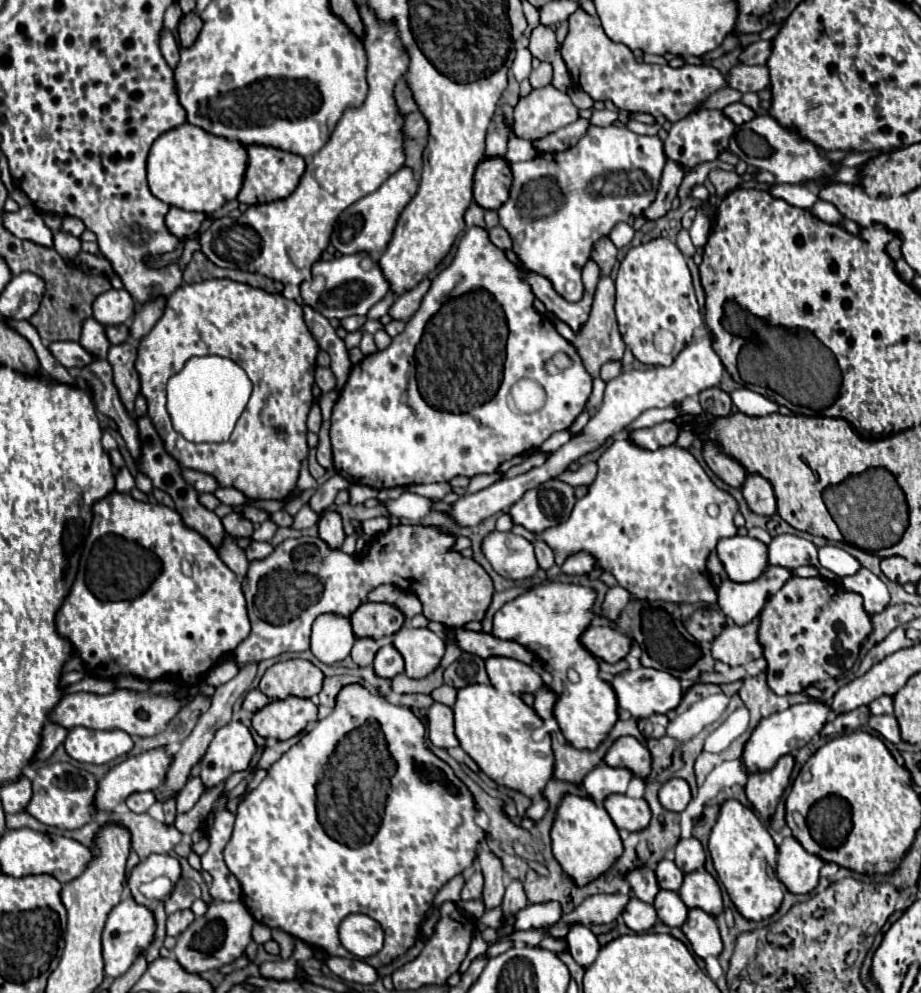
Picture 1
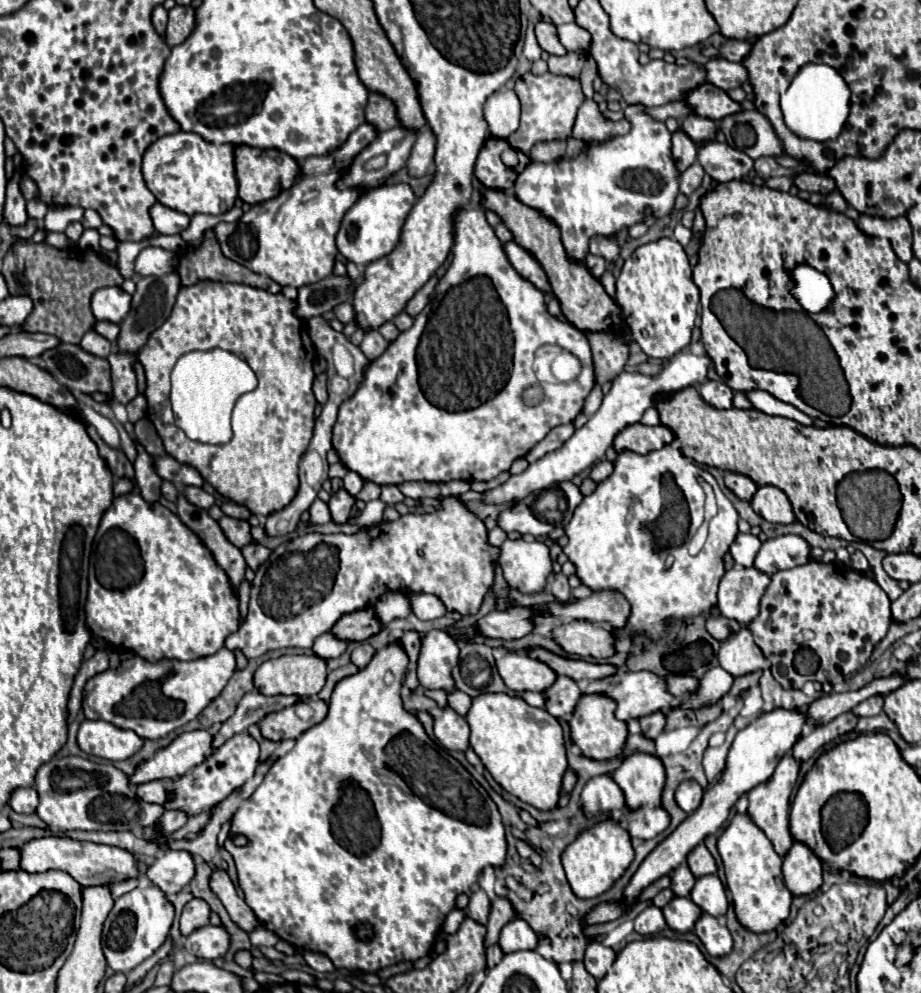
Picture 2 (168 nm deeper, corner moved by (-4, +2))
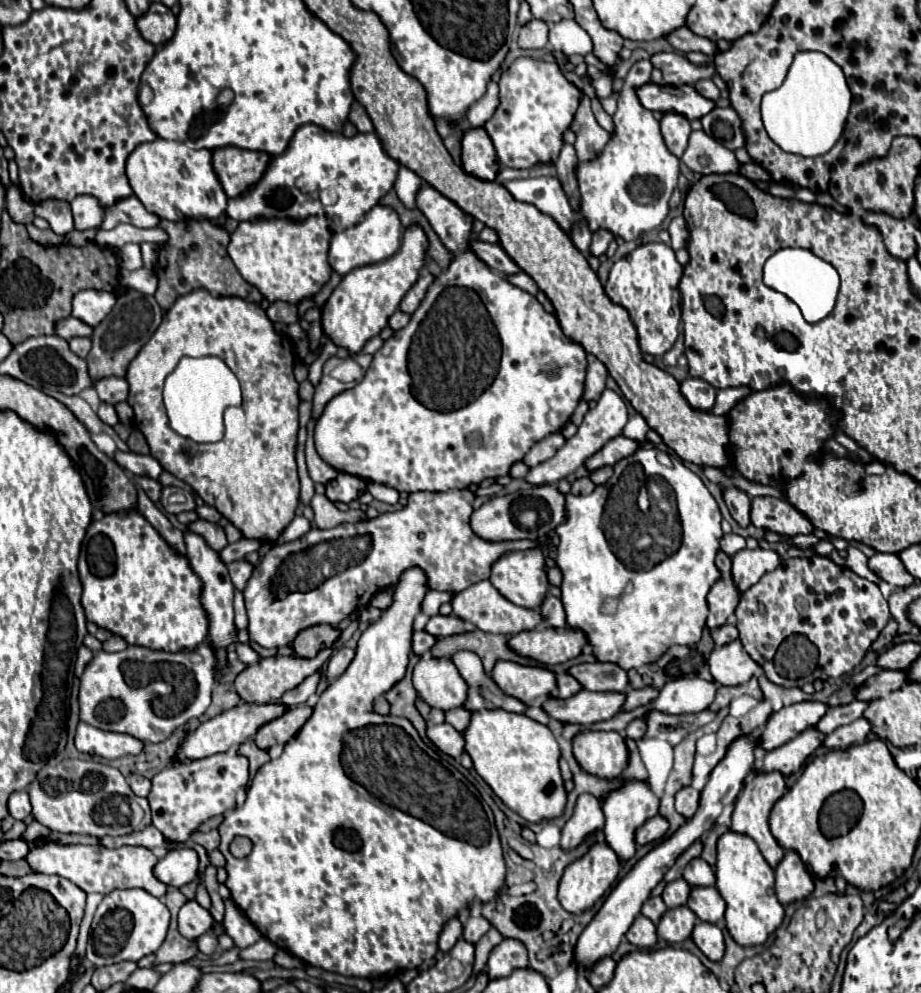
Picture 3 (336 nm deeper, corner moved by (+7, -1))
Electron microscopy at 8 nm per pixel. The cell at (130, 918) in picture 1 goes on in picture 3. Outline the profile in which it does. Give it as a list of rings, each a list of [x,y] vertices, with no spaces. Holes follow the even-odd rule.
[[[123,889],[105,895],[93,915],[87,959],[99,965],[111,965],[121,961],[139,961],[141,957],[155,953],[165,941],[169,929],[169,909],[145,889]]]

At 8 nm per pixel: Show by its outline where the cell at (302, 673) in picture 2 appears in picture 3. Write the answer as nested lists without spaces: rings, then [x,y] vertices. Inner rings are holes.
[[[327,647],[327,649],[321,649],[317,653],[317,657],[313,659],[303,659],[303,657],[267,657],[267,659],[261,659],[257,665],[251,665],[251,667],[245,667],[233,687],[237,691],[237,695],[247,701],[247,703],[255,703],[255,705],[263,705],[263,703],[271,703],[271,701],[279,701],[281,695],[289,689],[295,689],[305,677],[309,677],[311,673],[315,673],[317,669],[321,669],[329,657],[333,653],[333,647]]]

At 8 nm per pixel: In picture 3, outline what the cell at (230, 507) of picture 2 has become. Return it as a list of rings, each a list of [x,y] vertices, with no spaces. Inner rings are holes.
[[[201,505],[201,507],[197,507],[195,511],[197,511],[197,515],[199,515],[201,519],[211,521],[211,523],[219,523],[219,519],[221,519],[221,513],[219,513],[217,509],[209,507],[209,505]]]

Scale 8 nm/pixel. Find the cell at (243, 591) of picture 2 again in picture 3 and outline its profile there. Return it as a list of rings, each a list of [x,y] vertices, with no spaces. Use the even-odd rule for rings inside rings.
[[[207,643],[197,645],[193,651],[153,651],[147,647],[129,645],[123,651],[107,653],[97,651],[93,659],[87,663],[81,675],[79,689],[79,705],[81,705],[81,721],[107,731],[129,733],[145,743],[165,741],[177,727],[185,725],[193,717],[201,717],[211,703],[211,691],[215,687],[215,653]]]

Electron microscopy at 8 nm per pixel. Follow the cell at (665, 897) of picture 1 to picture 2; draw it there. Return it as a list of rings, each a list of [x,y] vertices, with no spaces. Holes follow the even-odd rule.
[[[674,896],[662,908],[662,912],[664,912],[666,924],[678,932],[690,932],[694,928],[694,922],[702,914],[700,908],[696,908],[696,904],[692,904],[692,900],[684,896]]]

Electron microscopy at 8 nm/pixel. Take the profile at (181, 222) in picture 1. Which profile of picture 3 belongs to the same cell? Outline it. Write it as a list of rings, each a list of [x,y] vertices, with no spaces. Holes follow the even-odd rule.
[[[131,195],[125,199],[119,199],[117,203],[113,203],[113,207],[105,209],[105,221],[101,225],[101,229],[113,229],[119,223],[131,223],[135,227],[157,227],[159,217],[149,213],[143,203]]]

